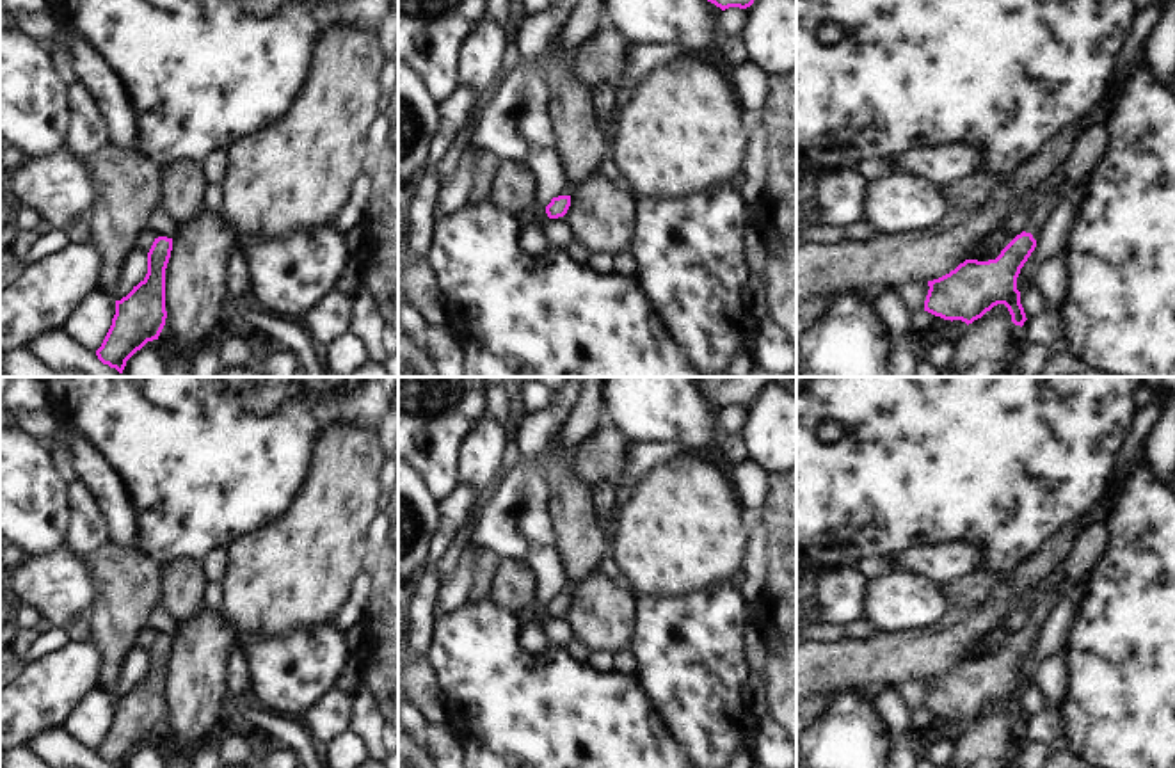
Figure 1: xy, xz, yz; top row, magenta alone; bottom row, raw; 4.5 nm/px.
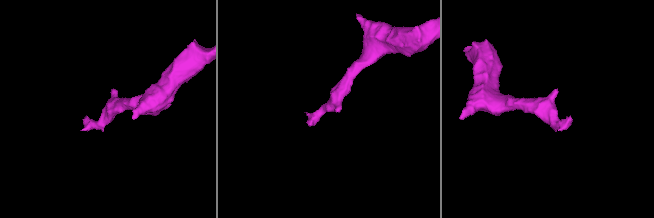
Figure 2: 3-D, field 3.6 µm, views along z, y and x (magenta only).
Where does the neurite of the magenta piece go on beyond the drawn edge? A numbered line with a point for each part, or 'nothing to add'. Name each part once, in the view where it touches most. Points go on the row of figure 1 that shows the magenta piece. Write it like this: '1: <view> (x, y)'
1: yz (1094, 144).

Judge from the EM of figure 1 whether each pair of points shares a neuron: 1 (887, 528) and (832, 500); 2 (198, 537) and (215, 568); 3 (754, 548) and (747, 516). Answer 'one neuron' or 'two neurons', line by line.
1: one neuron
2: two neurons
3: one neuron

